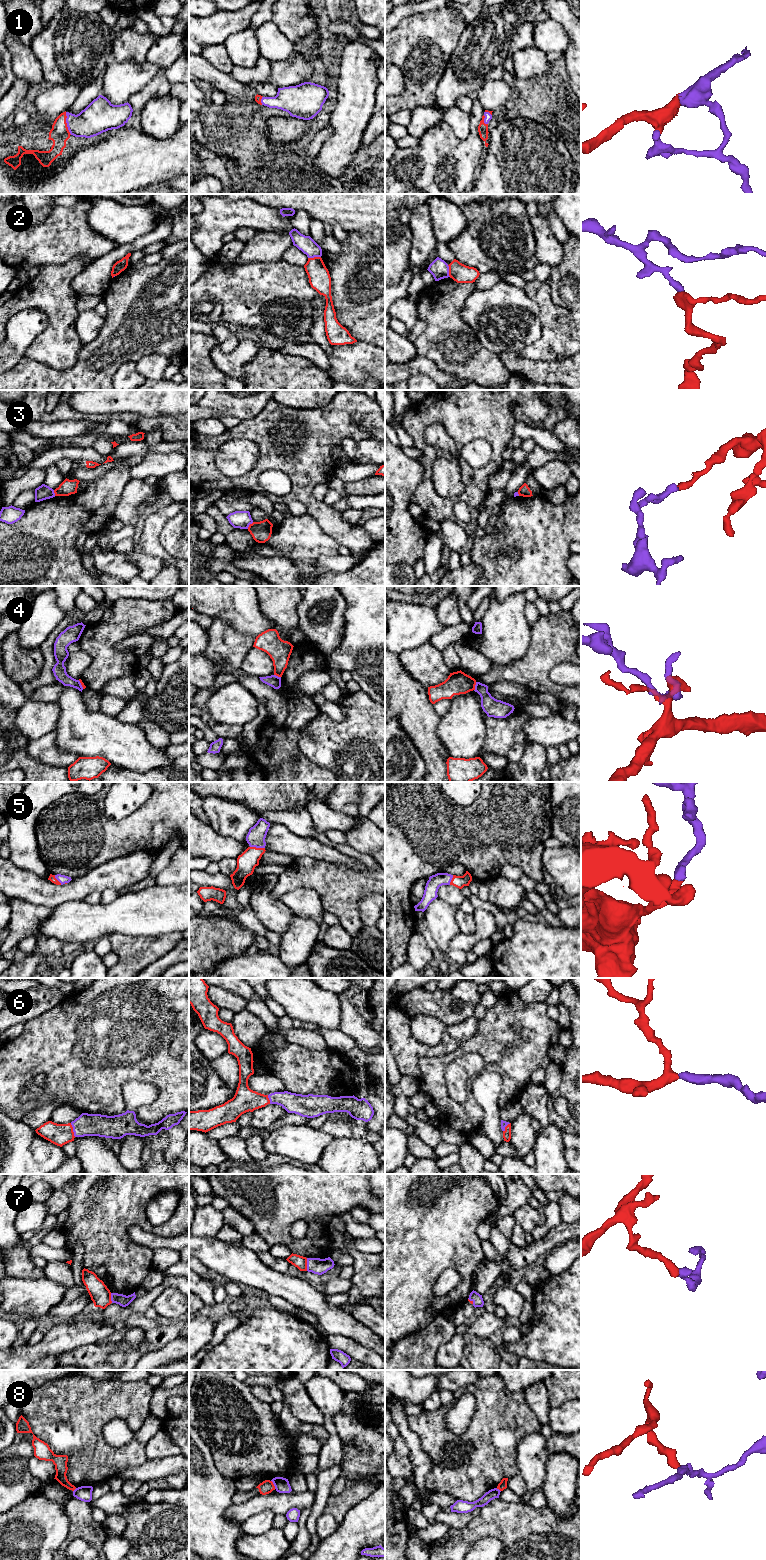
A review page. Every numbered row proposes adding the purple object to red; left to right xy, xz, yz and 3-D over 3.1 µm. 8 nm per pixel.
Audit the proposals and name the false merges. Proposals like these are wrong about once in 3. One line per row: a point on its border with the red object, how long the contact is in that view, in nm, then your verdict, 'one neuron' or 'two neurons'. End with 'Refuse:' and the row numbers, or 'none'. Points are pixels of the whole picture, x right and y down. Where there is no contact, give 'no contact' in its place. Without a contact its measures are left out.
1: meets red in xy at (66, 123); contact 190 nm long; one neuron
2: meets red in xz at (314, 257); contact 110 nm long; two neurons
3: meets red in xz at (249, 525); contact 80 nm long; two neurons
4: meets red in yz at (474, 686); contact 70 nm long; two neurons
5: meets red in xz at (257, 848); contact 120 nm long; one neuron
6: meets red in xy at (72, 1130); contact 120 nm long; one neuron
7: meets red in xz at (306, 1264); contact 100 nm long; one neuron
8: meets red in xz at (273, 1484); contact 80 nm long; two neurons
Refuse: 2, 3, 4, 8

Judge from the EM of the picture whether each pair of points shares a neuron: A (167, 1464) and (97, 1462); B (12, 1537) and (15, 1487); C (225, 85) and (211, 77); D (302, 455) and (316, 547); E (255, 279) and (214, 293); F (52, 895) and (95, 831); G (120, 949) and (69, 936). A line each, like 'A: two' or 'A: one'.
A: two
B: two
C: one
D: two
E: one
F: two
G: two

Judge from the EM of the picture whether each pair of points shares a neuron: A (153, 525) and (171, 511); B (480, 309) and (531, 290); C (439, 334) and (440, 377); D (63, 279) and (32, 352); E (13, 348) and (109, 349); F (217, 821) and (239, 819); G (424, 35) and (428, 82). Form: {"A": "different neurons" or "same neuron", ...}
{"A": "same neuron", "B": "different neurons", "C": "different neurons", "D": "same neuron", "E": "different neurons", "F": "same neuron", "G": "same neuron"}

